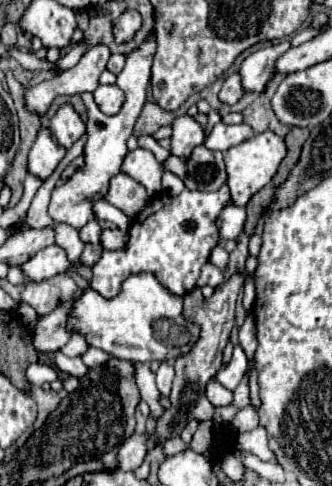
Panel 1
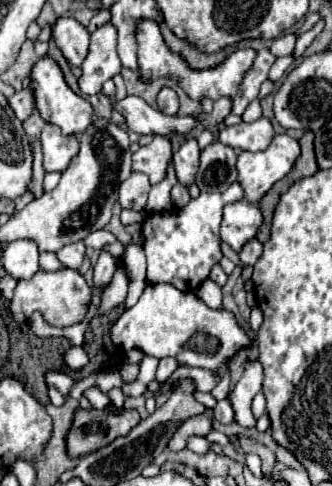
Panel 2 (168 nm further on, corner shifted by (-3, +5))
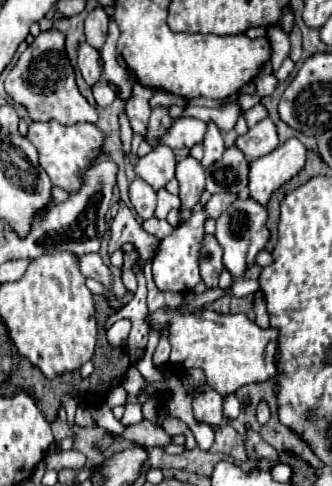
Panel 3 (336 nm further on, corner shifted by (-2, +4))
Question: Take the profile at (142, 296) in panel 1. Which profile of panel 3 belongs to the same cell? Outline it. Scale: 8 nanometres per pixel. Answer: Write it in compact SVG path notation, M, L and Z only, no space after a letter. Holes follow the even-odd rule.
M159 309L147 317L147 323L161 329L169 325L171 333L171 363L179 369L201 367L207 377L207 385L219 395L235 393L249 383L263 383L277 377L277 337L275 327L261 329L249 321L247 315L221 315L215 311L179 313L177 309Z

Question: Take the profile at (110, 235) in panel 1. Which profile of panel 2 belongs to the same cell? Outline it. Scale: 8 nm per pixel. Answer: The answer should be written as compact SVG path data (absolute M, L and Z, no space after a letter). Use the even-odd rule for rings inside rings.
M130 242L124 246L124 258L122 258L130 270L132 276L132 284L128 288L128 298L124 302L126 308L130 308L132 304L136 304L136 300L140 298L140 292L146 286L144 280L144 272L146 272L146 258L144 258L144 250L142 246L138 246L136 242Z

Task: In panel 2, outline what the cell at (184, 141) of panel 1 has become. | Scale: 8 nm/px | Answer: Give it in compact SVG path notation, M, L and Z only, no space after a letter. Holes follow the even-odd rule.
M188 136L184 140L184 144L180 146L180 150L174 154L174 164L176 164L176 176L180 184L190 184L194 182L194 174L198 168L198 160L200 158L200 148L196 138Z

